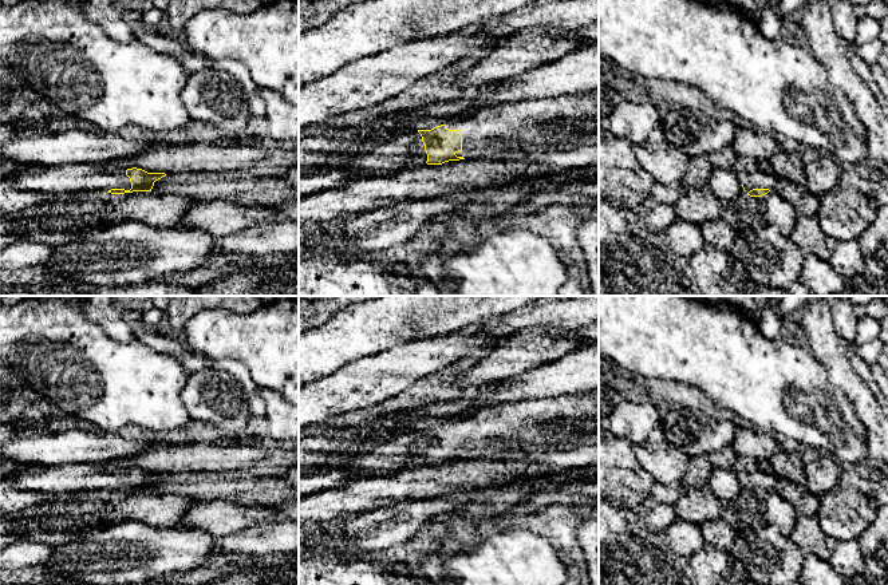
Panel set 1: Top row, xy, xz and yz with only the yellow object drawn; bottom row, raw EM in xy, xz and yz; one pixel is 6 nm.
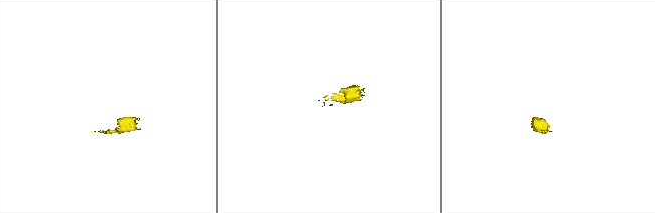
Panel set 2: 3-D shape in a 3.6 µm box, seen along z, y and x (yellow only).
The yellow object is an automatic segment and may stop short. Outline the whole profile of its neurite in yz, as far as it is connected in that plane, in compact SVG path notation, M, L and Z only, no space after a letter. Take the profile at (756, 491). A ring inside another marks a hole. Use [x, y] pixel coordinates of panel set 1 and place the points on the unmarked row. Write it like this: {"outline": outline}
{"outline": "M739 458L734 465L734 471L750 497L762 497L770 490L775 490L780 478L754 458Z"}

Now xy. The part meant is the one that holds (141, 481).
{"outline": "M71 463L40 470L15 473L12 478L19 489L44 494L107 491L125 494L151 491L154 482L165 473L147 473L142 469L118 469L107 463Z"}

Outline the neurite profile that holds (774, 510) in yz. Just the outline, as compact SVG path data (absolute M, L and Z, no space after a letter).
M775 490L759 498L759 522L774 525L784 535L789 535L794 527L797 513L790 502Z

